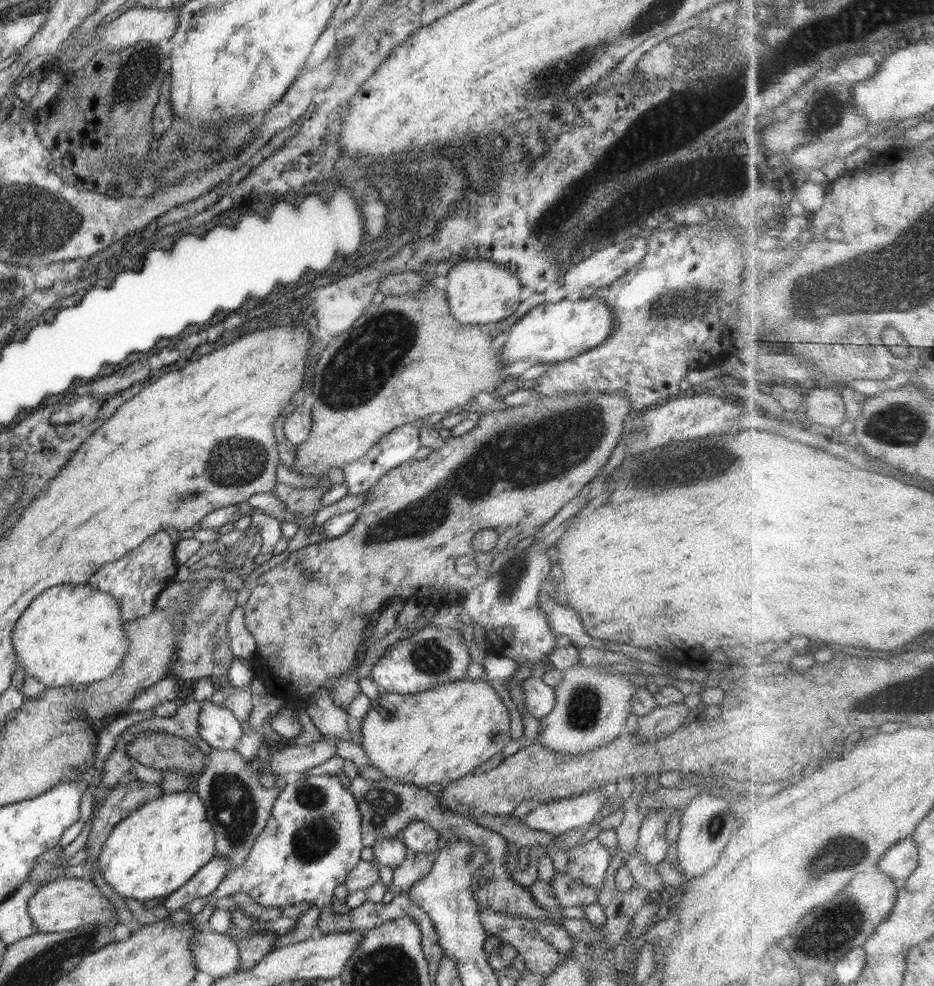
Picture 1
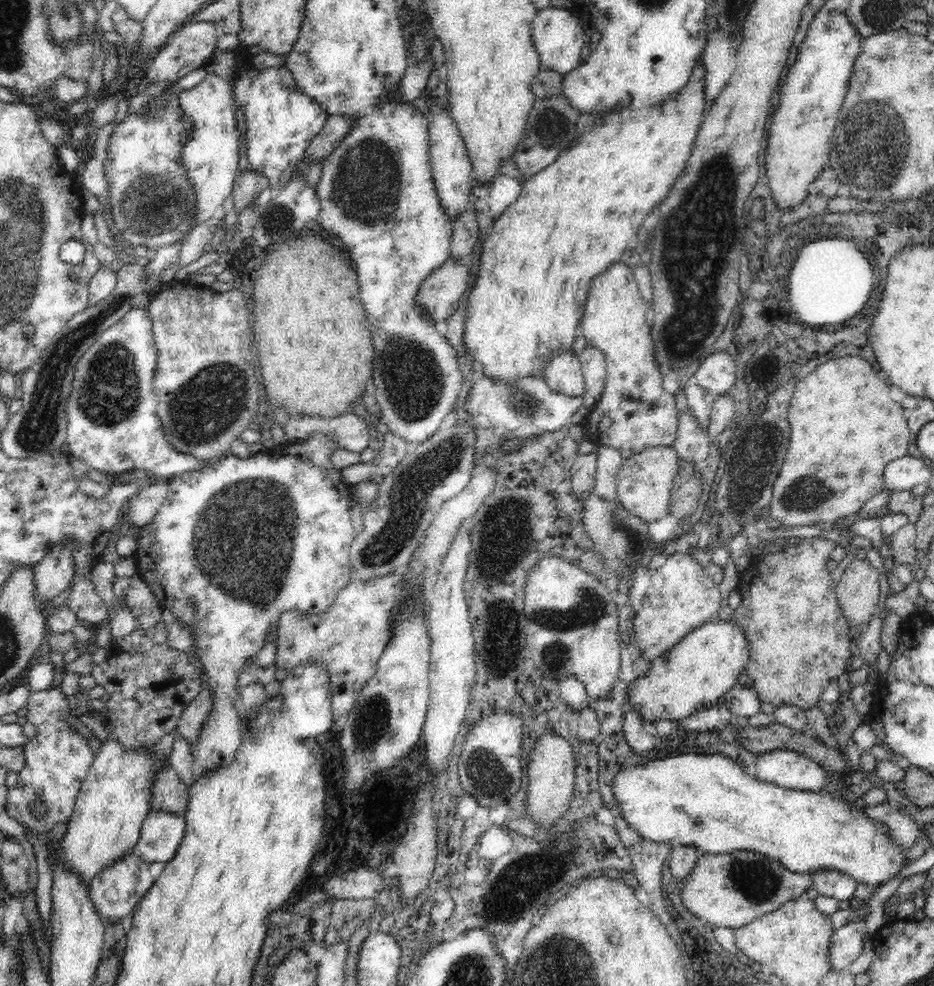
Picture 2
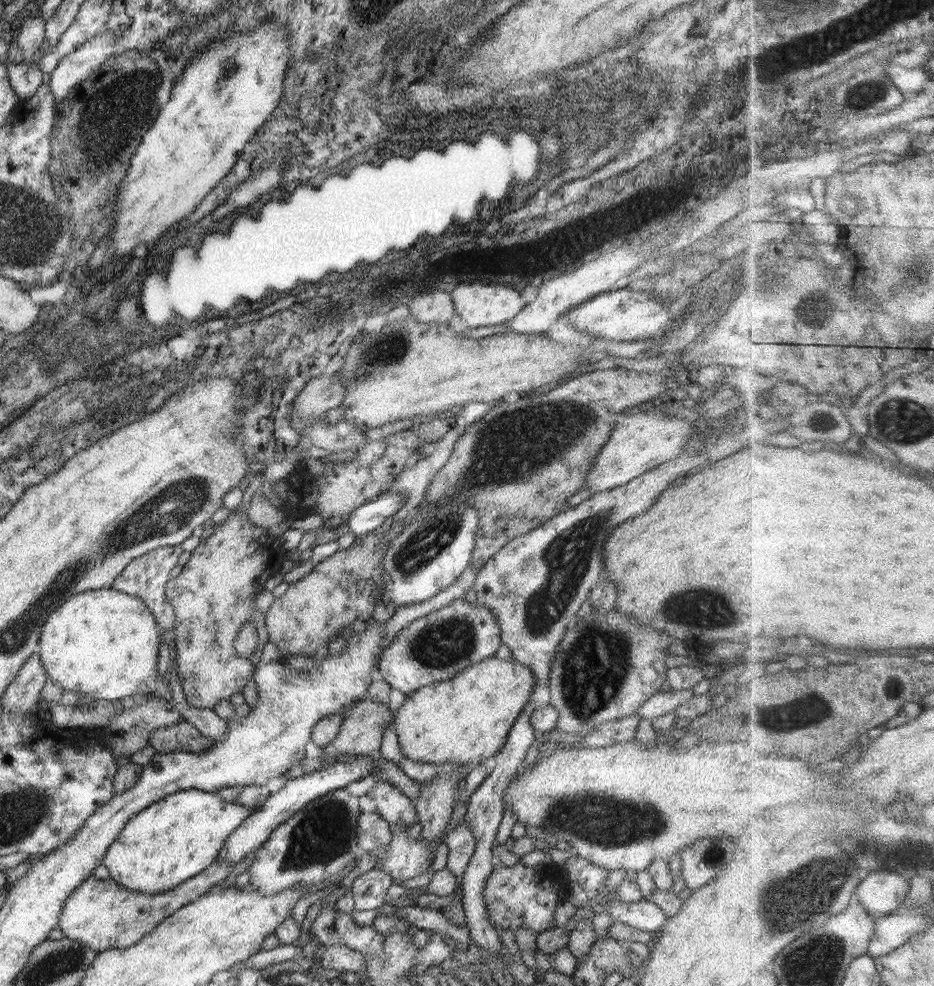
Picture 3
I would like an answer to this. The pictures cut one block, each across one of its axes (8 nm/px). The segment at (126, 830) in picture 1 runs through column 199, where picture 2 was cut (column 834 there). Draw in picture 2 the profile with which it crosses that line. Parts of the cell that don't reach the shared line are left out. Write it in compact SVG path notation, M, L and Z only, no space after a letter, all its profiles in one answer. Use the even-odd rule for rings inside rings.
M672 754L670 758L664 759L648 759L637 765L627 766L619 770L613 778L613 793L618 802L618 809L625 822L628 823L630 829L638 832L644 840L655 842L665 842L666 844L682 846L692 846L700 853L705 854L730 854L734 850L753 850L758 854L763 854L769 859L775 859L780 864L783 864L788 870L796 874L811 874L818 870L835 870L842 874L847 874L855 882L860 884L868 884L868 886L882 887L890 880L894 880L900 870L904 870L907 865L904 863L904 858L908 856L909 849L898 847L896 843L892 843L892 837L888 835L888 825L876 819L868 817L862 811L856 809L856 805L842 799L835 798L832 794L820 794L814 792L806 792L804 790L788 790L780 786L762 782L754 776L746 773L746 769L732 760L730 757L723 754L716 755L701 755L701 754Z

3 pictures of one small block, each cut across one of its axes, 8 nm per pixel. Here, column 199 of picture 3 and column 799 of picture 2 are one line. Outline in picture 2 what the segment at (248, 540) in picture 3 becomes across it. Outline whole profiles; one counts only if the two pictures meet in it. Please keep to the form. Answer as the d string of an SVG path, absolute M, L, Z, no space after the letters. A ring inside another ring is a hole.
M822 536L802 538L799 544L790 548L788 554L766 554L762 560L739 572L743 581L738 582L737 588L743 598L733 610L730 621L744 629L750 652L745 667L748 675L746 686L758 693L761 702L770 702L774 707L788 705L811 709L820 702L820 696L830 681L849 671L852 658L849 624L841 614L835 591L837 581L826 571L826 562L838 545L838 542Z

